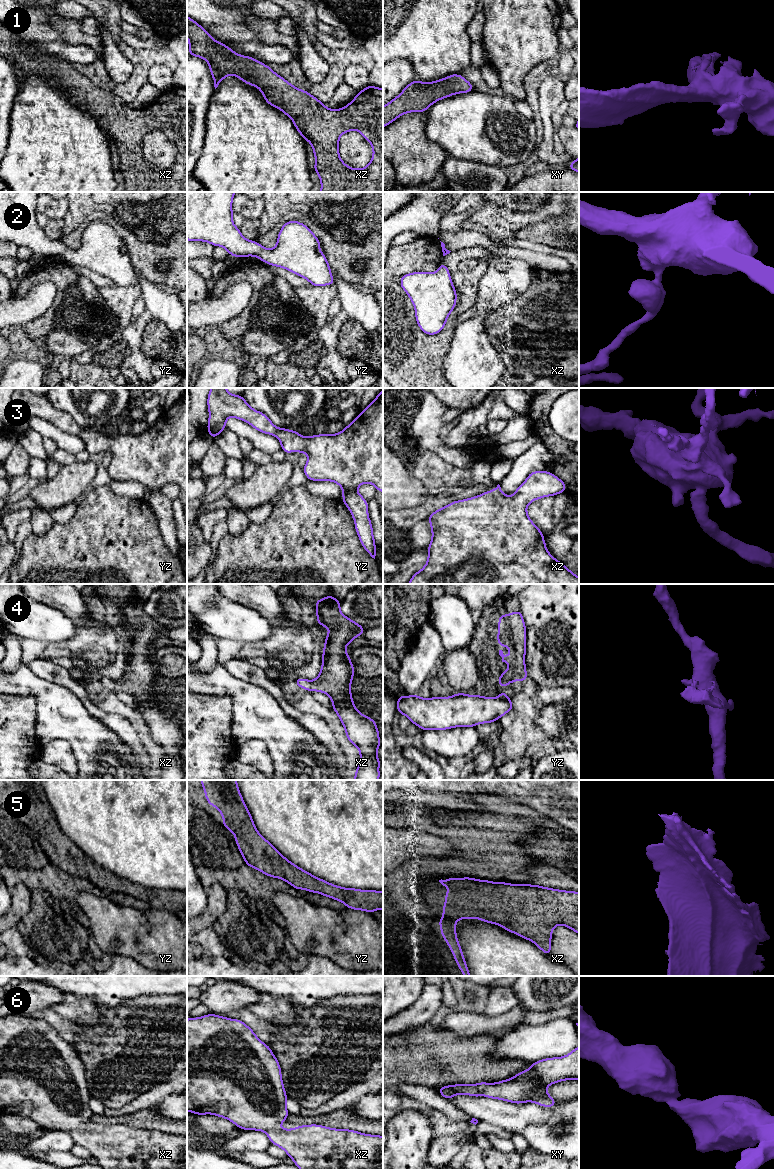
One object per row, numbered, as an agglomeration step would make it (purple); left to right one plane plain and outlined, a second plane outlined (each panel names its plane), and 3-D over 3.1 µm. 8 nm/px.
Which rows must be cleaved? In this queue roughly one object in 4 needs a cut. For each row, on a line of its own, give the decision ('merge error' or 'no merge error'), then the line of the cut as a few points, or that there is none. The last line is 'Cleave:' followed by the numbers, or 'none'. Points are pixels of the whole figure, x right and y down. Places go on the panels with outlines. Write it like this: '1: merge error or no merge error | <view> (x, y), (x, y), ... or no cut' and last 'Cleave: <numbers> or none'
1: no merge error | no cut
2: no merge error | no cut
3: no merge error | no cut
4: merge error | yz (498, 697), (509, 699)
5: no merge error | no cut
6: no merge error | no cut
Cleave: 4

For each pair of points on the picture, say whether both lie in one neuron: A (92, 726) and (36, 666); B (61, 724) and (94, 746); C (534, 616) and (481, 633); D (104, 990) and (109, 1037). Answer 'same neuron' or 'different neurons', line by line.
A: different neurons
B: same neuron
C: different neurons
D: different neurons

